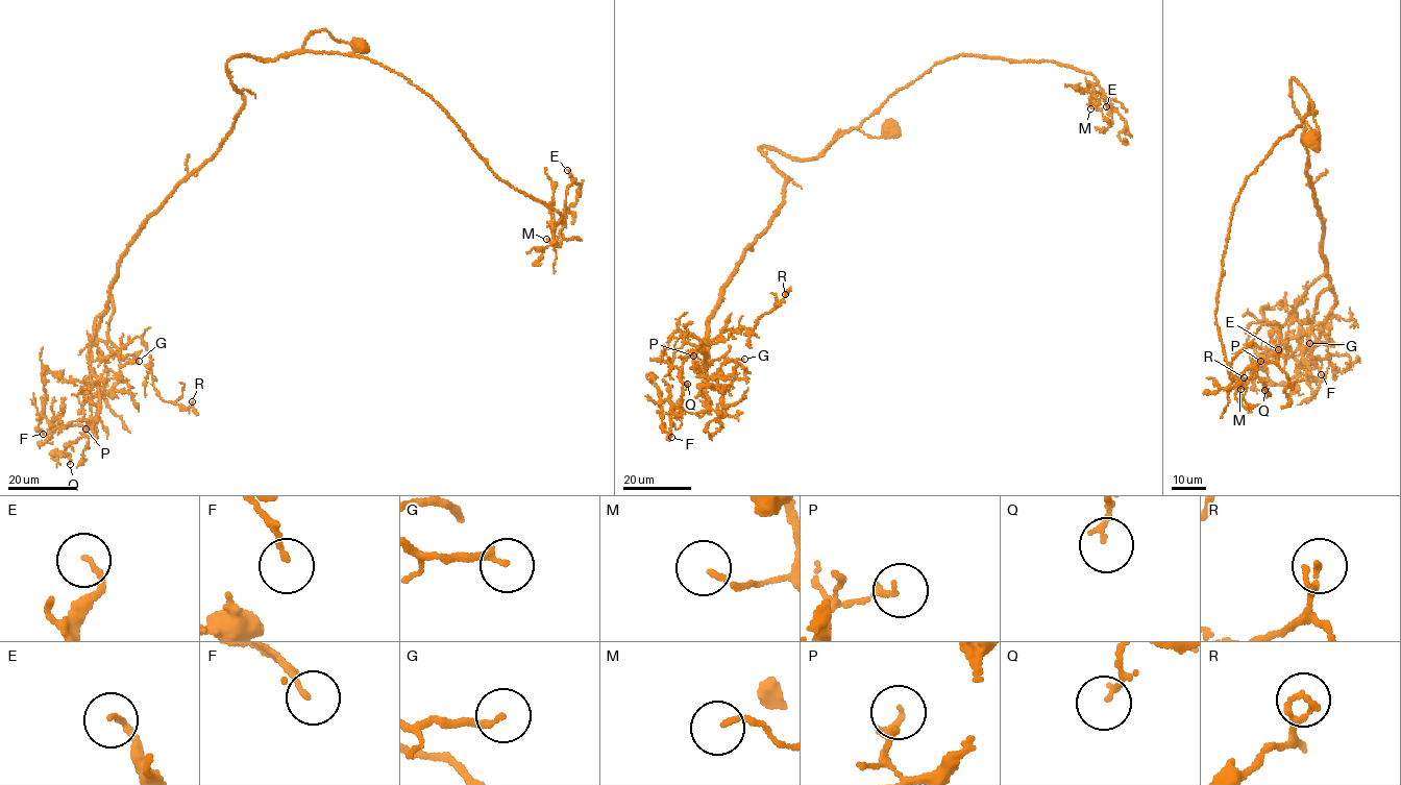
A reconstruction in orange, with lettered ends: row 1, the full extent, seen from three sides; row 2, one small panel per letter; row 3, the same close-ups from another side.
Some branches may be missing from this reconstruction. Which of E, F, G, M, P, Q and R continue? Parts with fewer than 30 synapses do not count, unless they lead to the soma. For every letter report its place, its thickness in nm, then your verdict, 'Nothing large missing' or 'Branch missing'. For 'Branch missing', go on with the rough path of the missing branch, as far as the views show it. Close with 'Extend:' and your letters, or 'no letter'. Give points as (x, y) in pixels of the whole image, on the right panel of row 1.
E: Place: (1278, 349). Thickness 120 nm. Nothing large missing
F: Place: (1321, 374). Thickness 120 nm. Nothing large missing
G: Place: (1309, 343). Thickness 170 nm. Nothing large missing
M: Place: (1240, 389). Thickness 110 nm. Nothing large missing
P: Place: (1260, 361). Thickness 150 nm. Nothing large missing
Q: Place: (1264, 390). Thickness 90 nm. Nothing large missing
R: Place: (1244, 377). Thickness 100 nm. Nothing large missing
Extend: no letter

